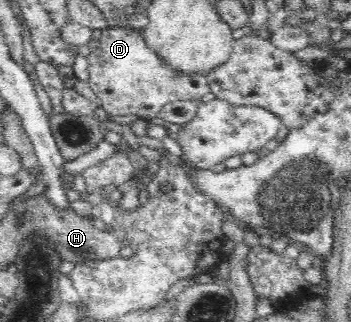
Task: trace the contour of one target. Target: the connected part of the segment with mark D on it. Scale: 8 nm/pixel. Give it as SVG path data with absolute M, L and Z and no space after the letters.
M108 26L102 30L98 39L99 44L87 56L88 82L109 116L137 115L149 120L157 117L159 111L169 102L198 102L210 92L207 77L194 74L182 76L166 68L160 58L147 48L142 29Z

